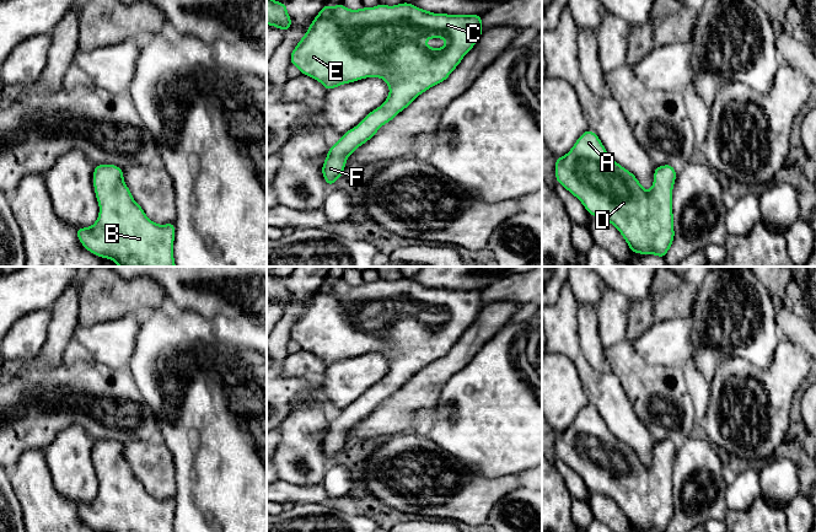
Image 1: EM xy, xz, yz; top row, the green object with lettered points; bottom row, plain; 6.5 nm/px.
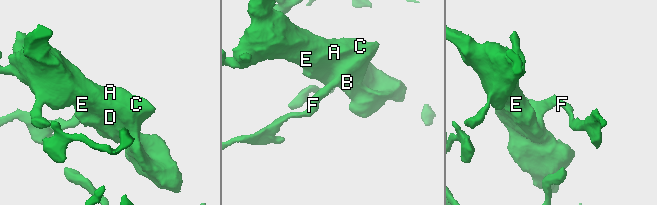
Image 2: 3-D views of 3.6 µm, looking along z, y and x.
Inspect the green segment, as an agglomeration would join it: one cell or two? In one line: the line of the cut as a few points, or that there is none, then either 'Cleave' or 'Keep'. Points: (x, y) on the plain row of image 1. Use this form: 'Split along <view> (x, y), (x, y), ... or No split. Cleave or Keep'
No split. Keep

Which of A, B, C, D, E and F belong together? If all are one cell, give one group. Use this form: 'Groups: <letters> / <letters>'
Groups: A B C D E F

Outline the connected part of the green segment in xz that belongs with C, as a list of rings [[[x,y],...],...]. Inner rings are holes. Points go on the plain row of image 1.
[[[326,278],[291,327],[291,339],[301,349],[320,356],[327,366],[365,353],[381,353],[390,362],[383,380],[329,423],[322,441],[326,458],[332,463],[343,450],[351,428],[369,417],[420,369],[445,356],[482,308],[482,290],[433,289],[409,278],[394,281],[380,279],[360,285],[347,284],[343,279],[329,283]],[[429,313],[444,313],[446,319],[444,323],[430,323],[425,319]]]

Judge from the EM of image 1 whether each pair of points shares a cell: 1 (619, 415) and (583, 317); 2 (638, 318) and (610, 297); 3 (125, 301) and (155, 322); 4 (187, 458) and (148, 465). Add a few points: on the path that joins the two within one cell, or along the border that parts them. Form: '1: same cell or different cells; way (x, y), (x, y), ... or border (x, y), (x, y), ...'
1: different cells; border (583, 353), (594, 367), (602, 372), (610, 371)
2: different cells; border (631, 302), (627, 337), (624, 339)
3: different cells; border (159, 307), (143, 312)
4: different cells; border (164, 442), (173, 461), (177, 489)

